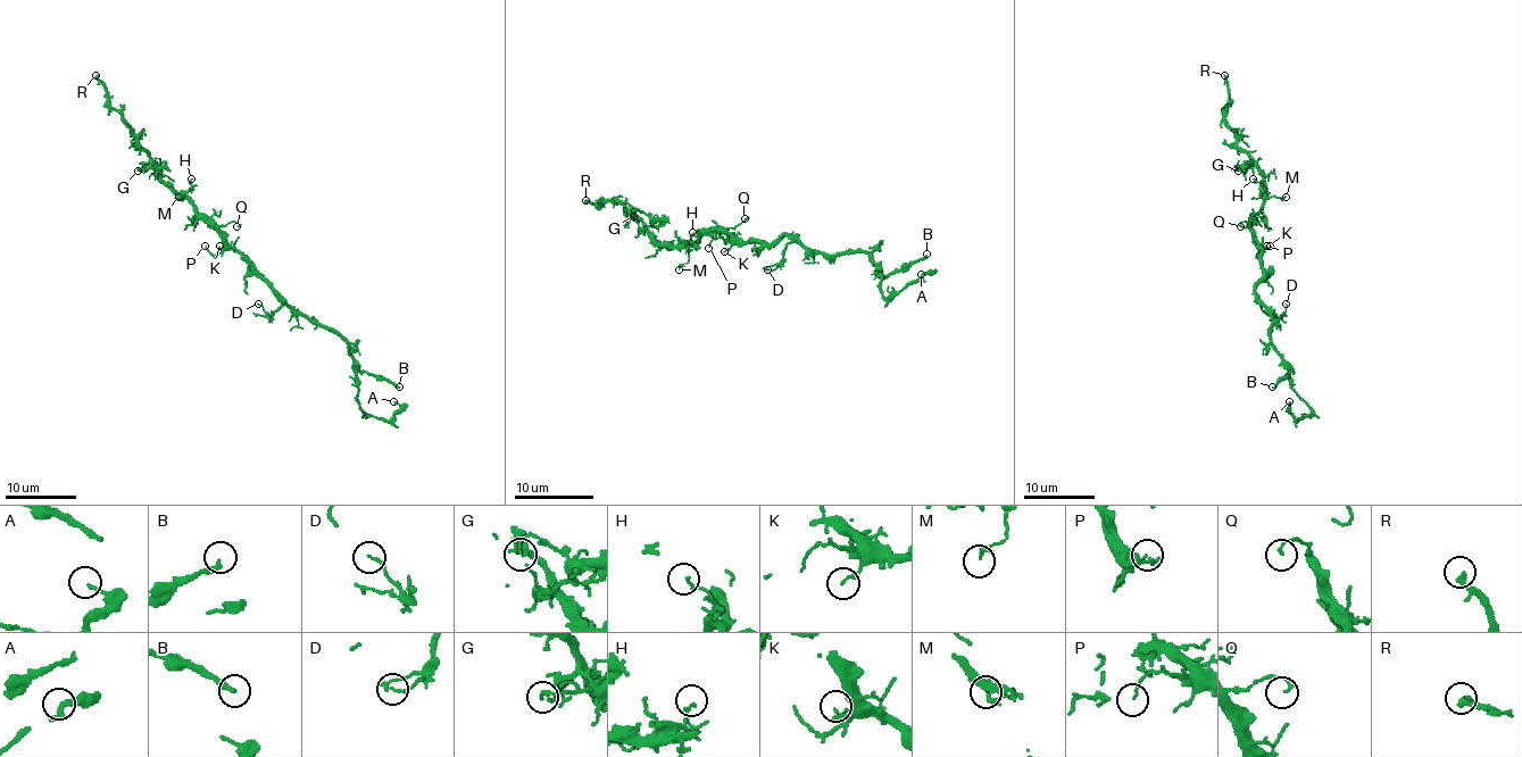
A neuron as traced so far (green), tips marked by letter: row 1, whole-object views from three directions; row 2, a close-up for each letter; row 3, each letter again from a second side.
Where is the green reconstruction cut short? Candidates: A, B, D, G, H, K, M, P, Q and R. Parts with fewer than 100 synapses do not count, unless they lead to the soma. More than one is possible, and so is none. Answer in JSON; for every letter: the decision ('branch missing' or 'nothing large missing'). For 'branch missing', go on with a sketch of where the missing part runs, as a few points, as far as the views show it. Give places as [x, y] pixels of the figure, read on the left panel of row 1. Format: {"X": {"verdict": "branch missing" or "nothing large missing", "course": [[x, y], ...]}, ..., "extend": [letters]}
{"A": {"verdict": "nothing large missing"}, "B": {"verdict": "nothing large missing"}, "D": {"verdict": "nothing large missing"}, "G": {"verdict": "nothing large missing"}, "H": {"verdict": "nothing large missing"}, "K": {"verdict": "nothing large missing"}, "M": {"verdict": "nothing large missing"}, "P": {"verdict": "nothing large missing"}, "Q": {"verdict": "nothing large missing"}, "R": {"verdict": "branch missing"}, "extend": ["R"]}

